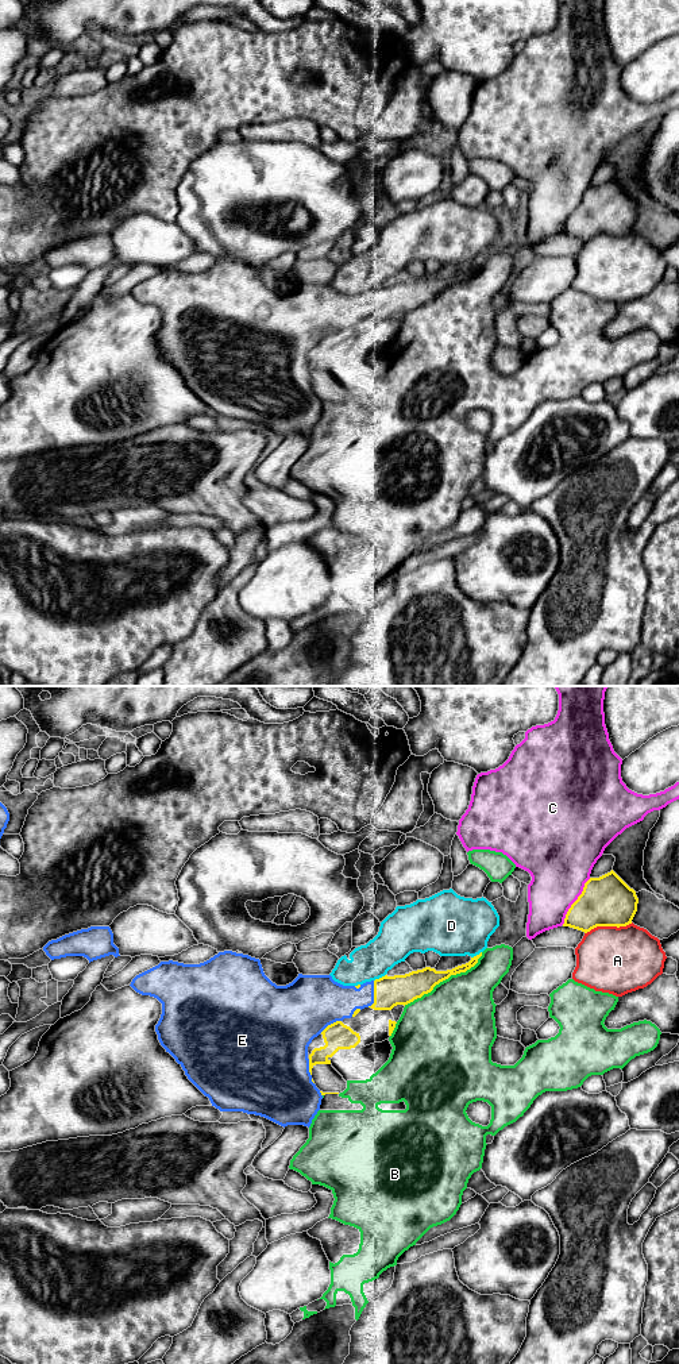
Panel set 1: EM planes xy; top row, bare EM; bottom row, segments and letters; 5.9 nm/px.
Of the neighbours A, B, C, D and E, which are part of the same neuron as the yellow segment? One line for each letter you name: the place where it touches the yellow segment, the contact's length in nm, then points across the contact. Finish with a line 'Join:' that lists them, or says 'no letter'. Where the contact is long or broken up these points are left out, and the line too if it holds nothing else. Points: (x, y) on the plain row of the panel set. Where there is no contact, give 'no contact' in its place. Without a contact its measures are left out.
E: meets yellow in xy at (374, 303); contact 170 nm long
Join: E

